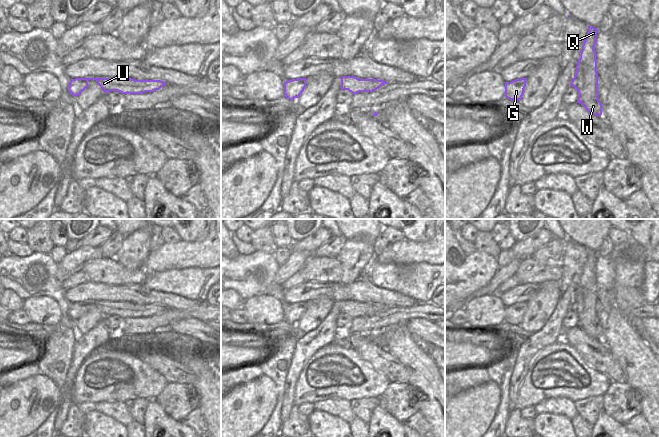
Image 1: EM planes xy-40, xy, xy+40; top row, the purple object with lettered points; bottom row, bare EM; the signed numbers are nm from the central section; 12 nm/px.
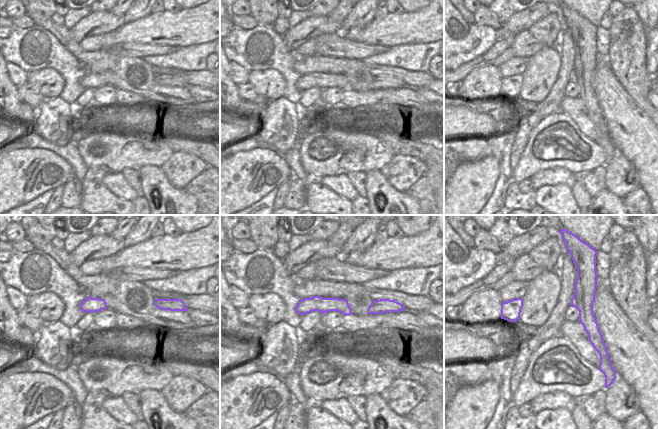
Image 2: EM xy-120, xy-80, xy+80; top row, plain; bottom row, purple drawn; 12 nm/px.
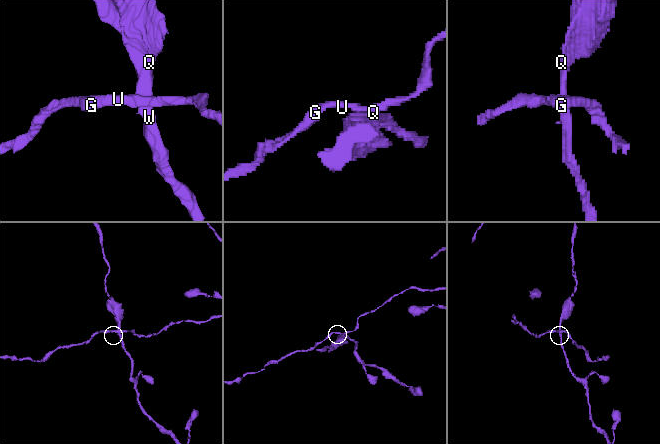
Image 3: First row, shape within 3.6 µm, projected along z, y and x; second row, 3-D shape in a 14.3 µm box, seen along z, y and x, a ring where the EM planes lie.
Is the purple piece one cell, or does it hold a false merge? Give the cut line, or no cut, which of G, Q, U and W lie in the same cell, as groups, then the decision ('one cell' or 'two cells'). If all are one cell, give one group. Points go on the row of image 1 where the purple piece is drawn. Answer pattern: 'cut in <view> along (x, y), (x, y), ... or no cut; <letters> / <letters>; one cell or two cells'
cut in xy+40 along (578, 61), (583, 71), (583, 84), (577, 90); G U / Q W; two cells

